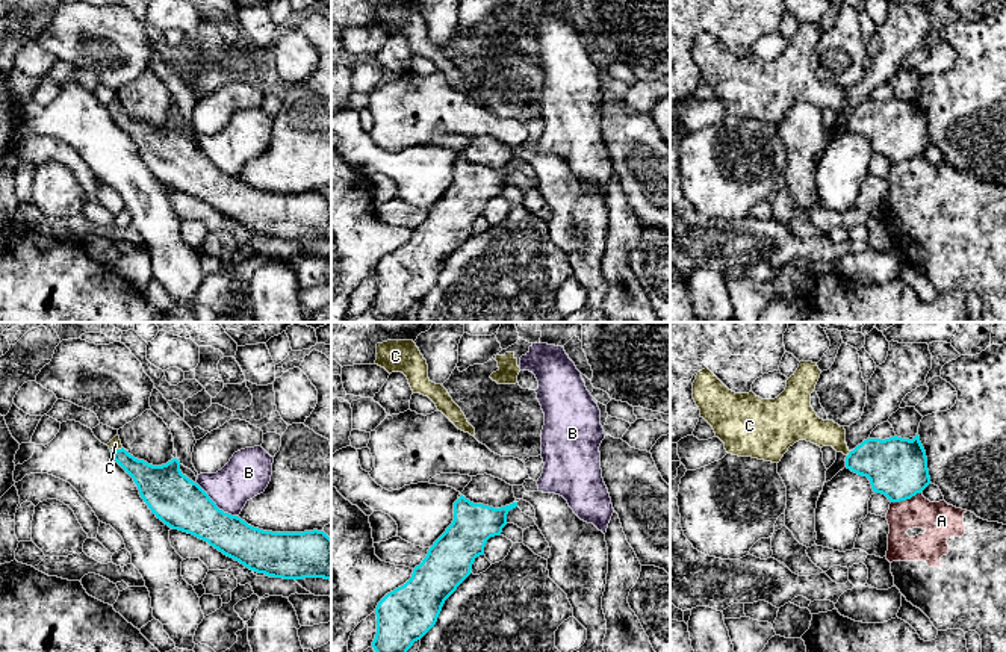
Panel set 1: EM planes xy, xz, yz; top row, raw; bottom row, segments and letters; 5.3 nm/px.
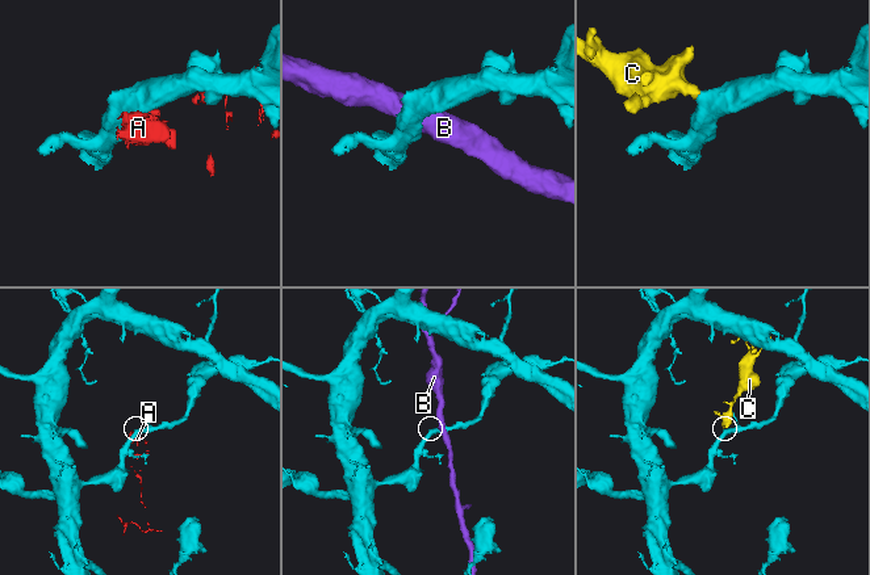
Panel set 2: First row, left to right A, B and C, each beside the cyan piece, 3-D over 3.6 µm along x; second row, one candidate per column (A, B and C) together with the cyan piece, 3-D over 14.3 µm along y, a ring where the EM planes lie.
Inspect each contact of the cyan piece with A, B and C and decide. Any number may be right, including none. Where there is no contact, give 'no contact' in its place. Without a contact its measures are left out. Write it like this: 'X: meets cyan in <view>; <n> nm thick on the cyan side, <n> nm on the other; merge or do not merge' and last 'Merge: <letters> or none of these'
A: meets cyan in yz; 320 nm thick on the cyan side, 190 nm on the other; do not merge
B: meets cyan in xy; 280 nm thick on the cyan side, 240 nm on the other; do not merge
C: meets cyan in xy; 170 nm thick on the cyan side, 60 nm on the other; merge
Merge: C

